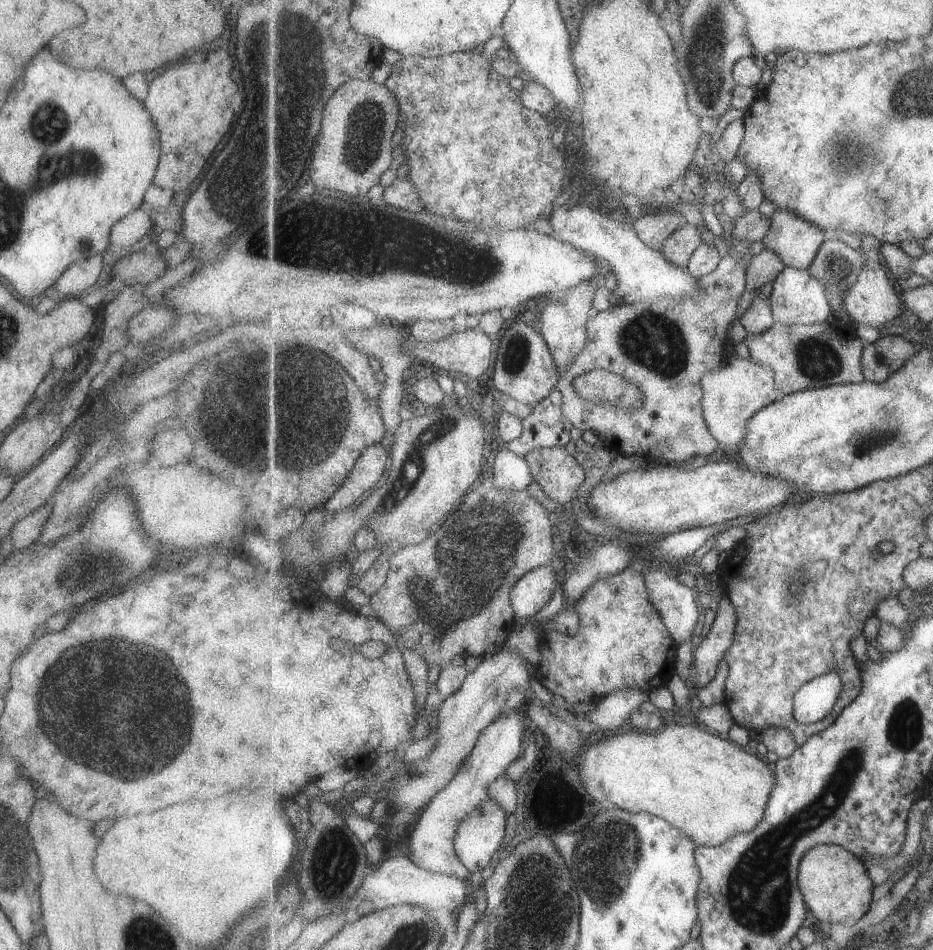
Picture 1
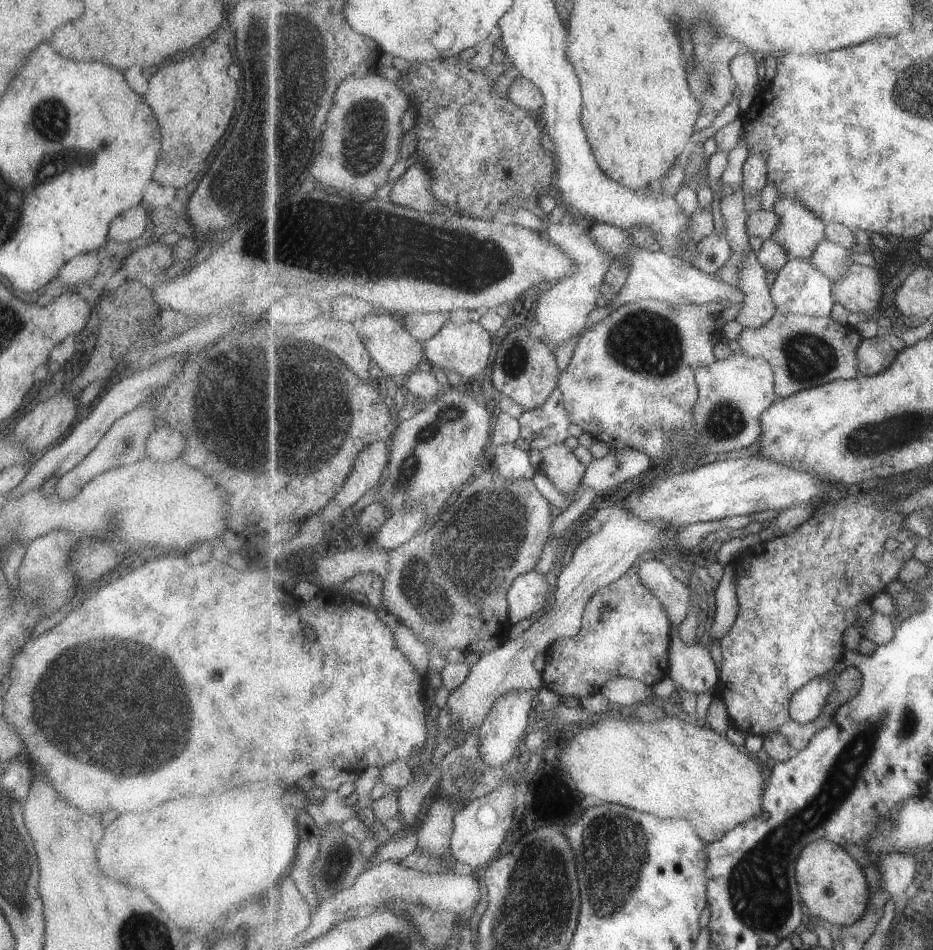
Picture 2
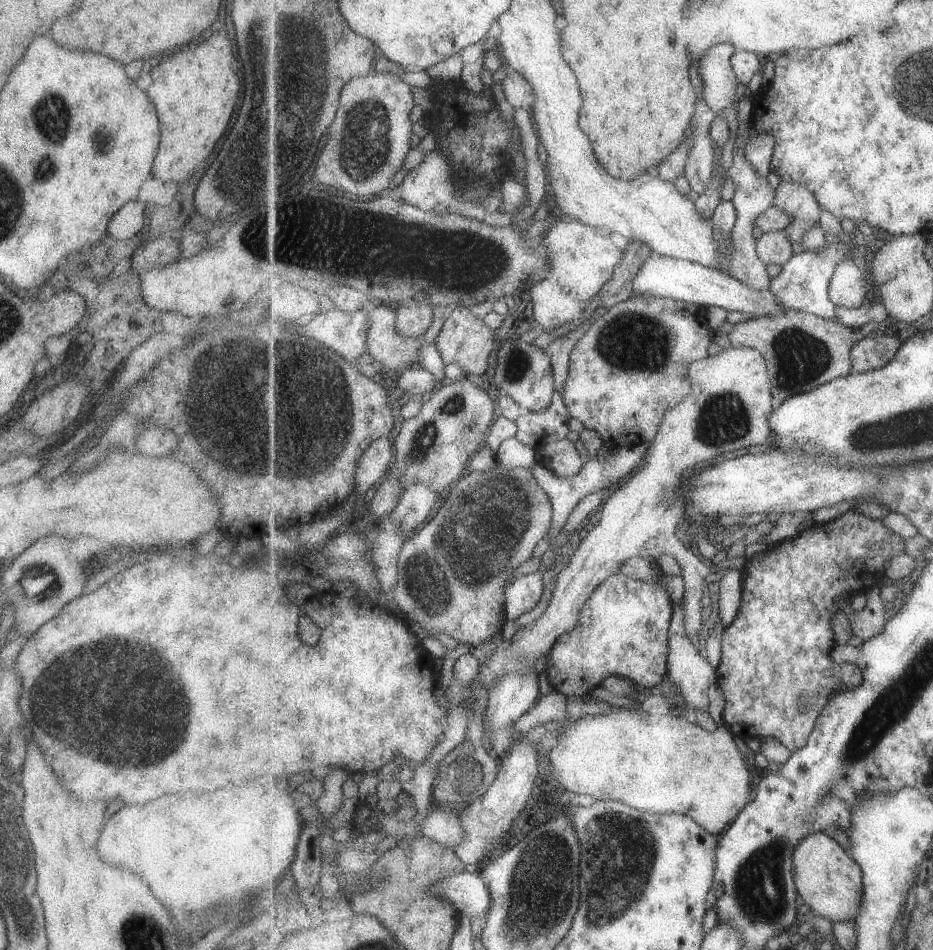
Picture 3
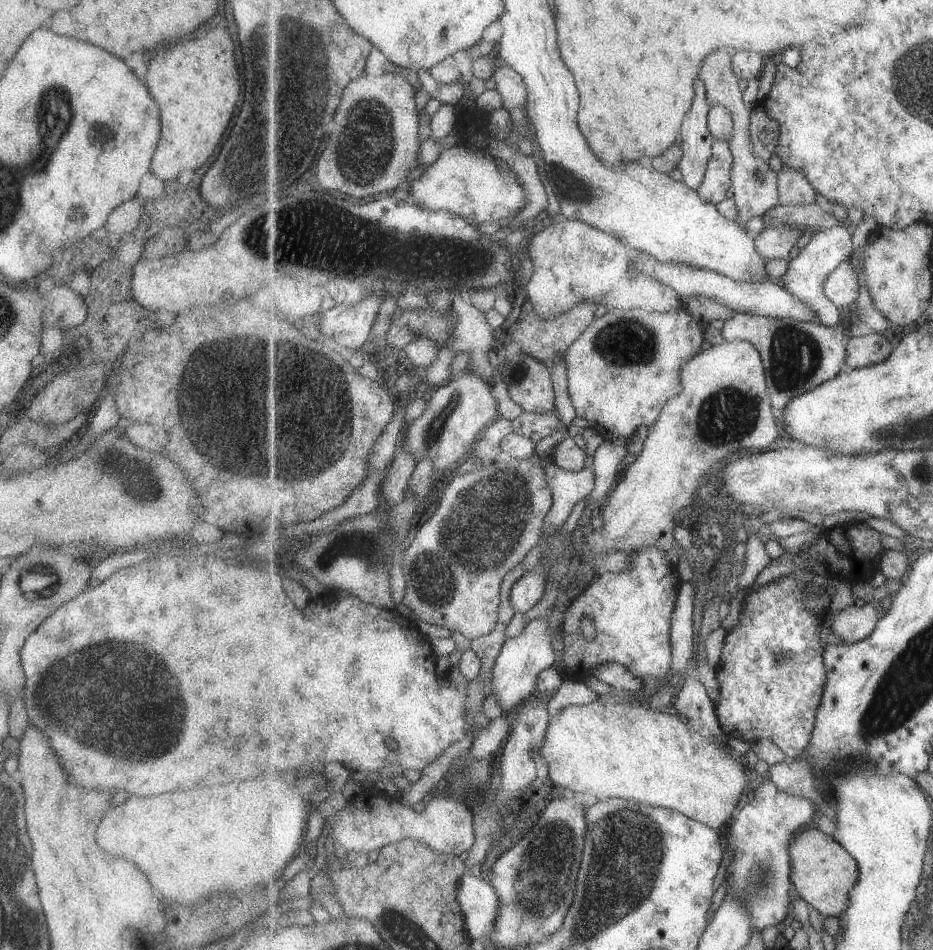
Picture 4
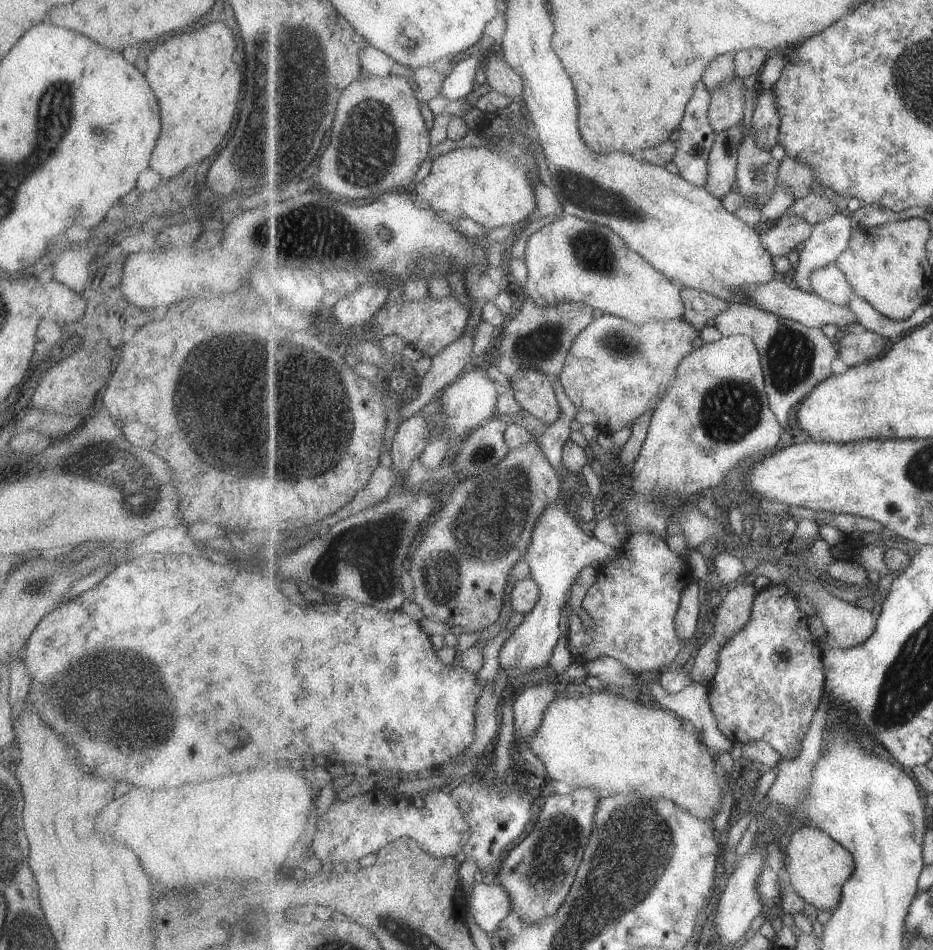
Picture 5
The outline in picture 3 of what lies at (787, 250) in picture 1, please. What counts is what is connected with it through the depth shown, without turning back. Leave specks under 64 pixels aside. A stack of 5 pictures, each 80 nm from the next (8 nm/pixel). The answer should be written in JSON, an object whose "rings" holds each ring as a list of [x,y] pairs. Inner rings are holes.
{"rings":[[[781,181],[774,204],[792,216],[791,224],[784,229],[793,243],[793,255],[805,252],[805,235],[819,224],[821,207],[817,197],[803,185]]]}

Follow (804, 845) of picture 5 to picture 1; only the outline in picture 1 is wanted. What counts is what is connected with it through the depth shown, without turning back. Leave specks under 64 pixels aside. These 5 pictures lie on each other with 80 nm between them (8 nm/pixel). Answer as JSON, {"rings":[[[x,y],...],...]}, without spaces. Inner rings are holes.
{"rings":[[[827,843],[808,851],[800,864],[798,884],[817,922],[859,927],[874,901],[876,885],[866,865],[855,853],[849,852],[841,845]]]}

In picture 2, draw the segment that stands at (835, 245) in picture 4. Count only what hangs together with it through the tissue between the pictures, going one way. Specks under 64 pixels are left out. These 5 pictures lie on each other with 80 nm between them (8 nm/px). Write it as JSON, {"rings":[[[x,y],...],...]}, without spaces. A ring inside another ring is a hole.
{"rings":[[[793,258],[777,273],[770,291],[776,310],[784,315],[829,317],[836,303],[832,292],[833,285],[830,277],[813,266],[810,261]]]}

